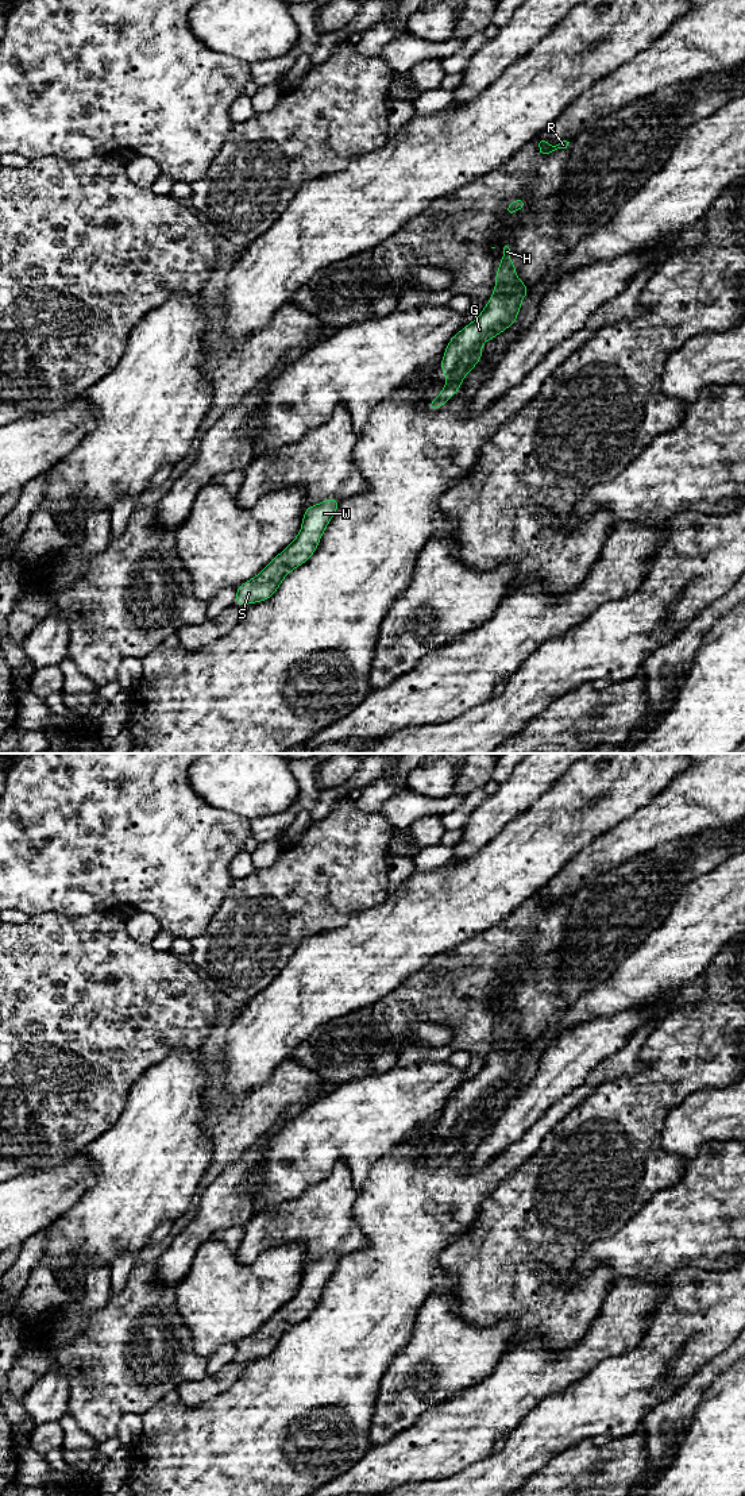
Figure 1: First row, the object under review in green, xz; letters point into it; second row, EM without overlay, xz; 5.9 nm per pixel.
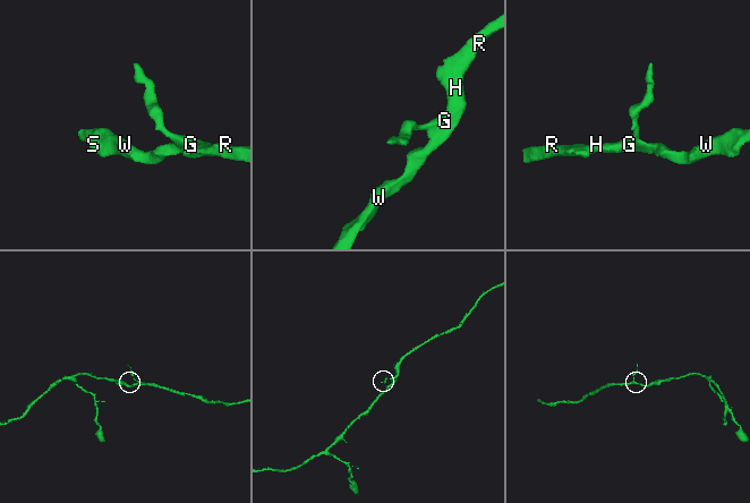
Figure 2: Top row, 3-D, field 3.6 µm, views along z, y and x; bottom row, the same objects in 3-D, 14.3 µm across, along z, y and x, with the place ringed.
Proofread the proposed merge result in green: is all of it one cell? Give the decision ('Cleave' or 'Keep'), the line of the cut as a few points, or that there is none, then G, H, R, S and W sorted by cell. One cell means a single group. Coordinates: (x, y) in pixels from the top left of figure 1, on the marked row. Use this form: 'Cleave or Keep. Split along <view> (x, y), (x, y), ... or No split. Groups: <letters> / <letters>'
Keep. No split. Groups: G H R S W

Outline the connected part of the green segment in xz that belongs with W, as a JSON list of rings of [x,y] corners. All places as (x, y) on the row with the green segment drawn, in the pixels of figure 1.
[[[328,498],[308,506],[304,513],[300,533],[262,571],[236,589],[235,605],[248,605],[271,598],[283,578],[296,567],[308,562],[319,547],[320,539],[337,510],[340,501]]]

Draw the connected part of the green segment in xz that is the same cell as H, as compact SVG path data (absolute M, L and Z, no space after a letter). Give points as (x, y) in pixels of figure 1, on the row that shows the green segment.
M503 247L495 288L482 313L462 328L447 344L440 371L447 374L445 386L435 401L428 402L429 410L440 409L462 386L462 381L480 360L480 346L516 323L521 300L529 286L516 275L516 265L510 261L510 248Z

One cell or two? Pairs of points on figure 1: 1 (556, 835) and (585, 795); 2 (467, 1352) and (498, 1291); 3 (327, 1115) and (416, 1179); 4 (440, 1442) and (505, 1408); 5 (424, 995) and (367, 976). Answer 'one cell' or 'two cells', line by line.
1: one cell
2: two cells
3: two cells
4: one cell
5: two cells

